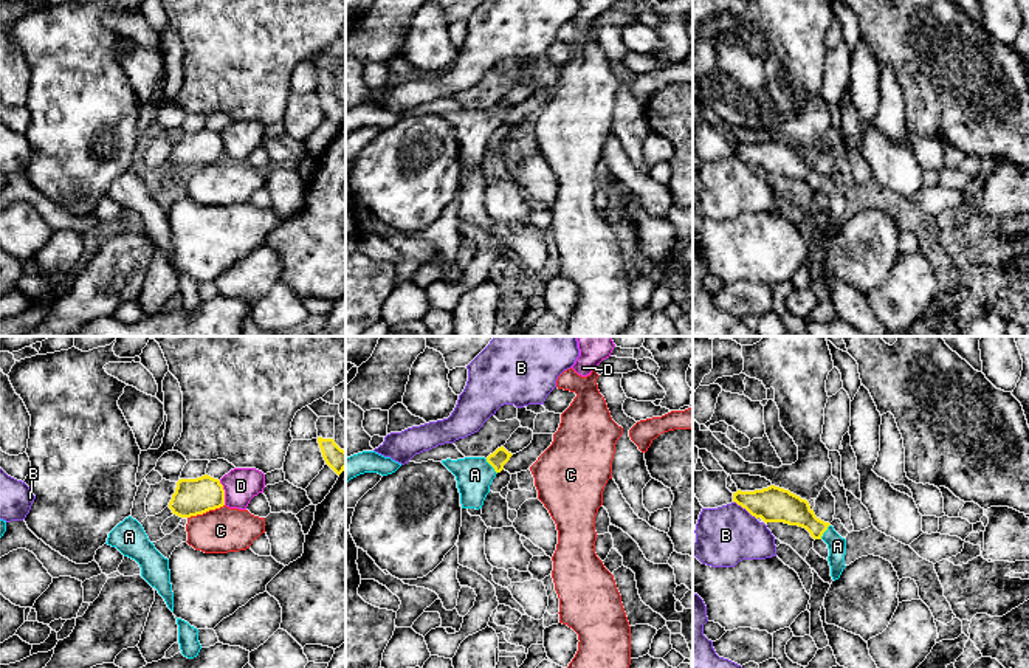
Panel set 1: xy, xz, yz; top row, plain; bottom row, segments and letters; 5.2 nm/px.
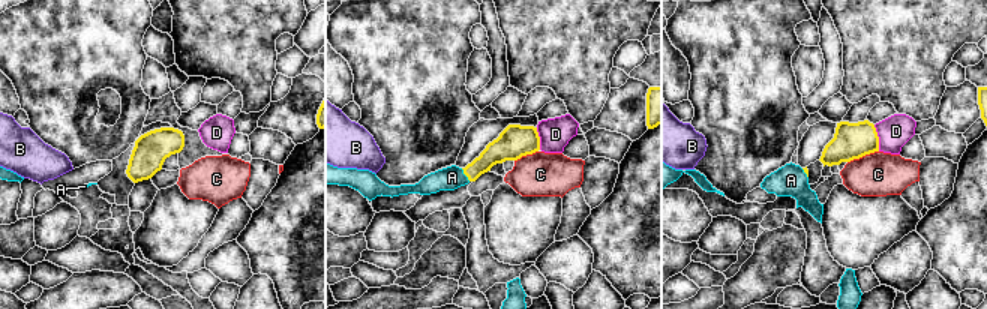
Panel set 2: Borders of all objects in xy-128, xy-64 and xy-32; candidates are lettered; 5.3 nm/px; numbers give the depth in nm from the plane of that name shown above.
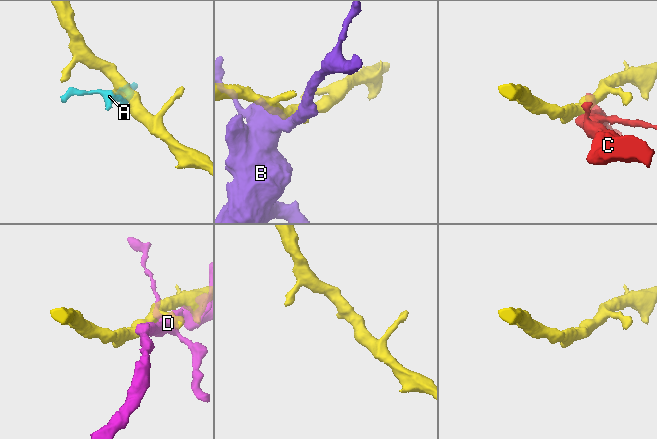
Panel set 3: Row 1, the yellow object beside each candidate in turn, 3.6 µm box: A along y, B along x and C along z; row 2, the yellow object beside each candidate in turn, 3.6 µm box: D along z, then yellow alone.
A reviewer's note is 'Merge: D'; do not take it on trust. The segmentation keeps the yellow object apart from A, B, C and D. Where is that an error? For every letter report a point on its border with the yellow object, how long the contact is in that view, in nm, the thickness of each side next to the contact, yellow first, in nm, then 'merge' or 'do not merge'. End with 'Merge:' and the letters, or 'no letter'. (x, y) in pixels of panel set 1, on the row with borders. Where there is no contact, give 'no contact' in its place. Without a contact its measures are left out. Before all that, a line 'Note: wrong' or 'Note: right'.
Note: wrong
A: xz (492, 465) | 100 nm | 90/190 nm | merge
B: yz (746, 509) | 160 nm | 190/300 nm | do not merge
C: xy (205, 512) | 200 nm | 190/240 nm | do not merge
D: xy (223, 493) | 130 nm | 190/180 nm | do not merge
Merge: A

